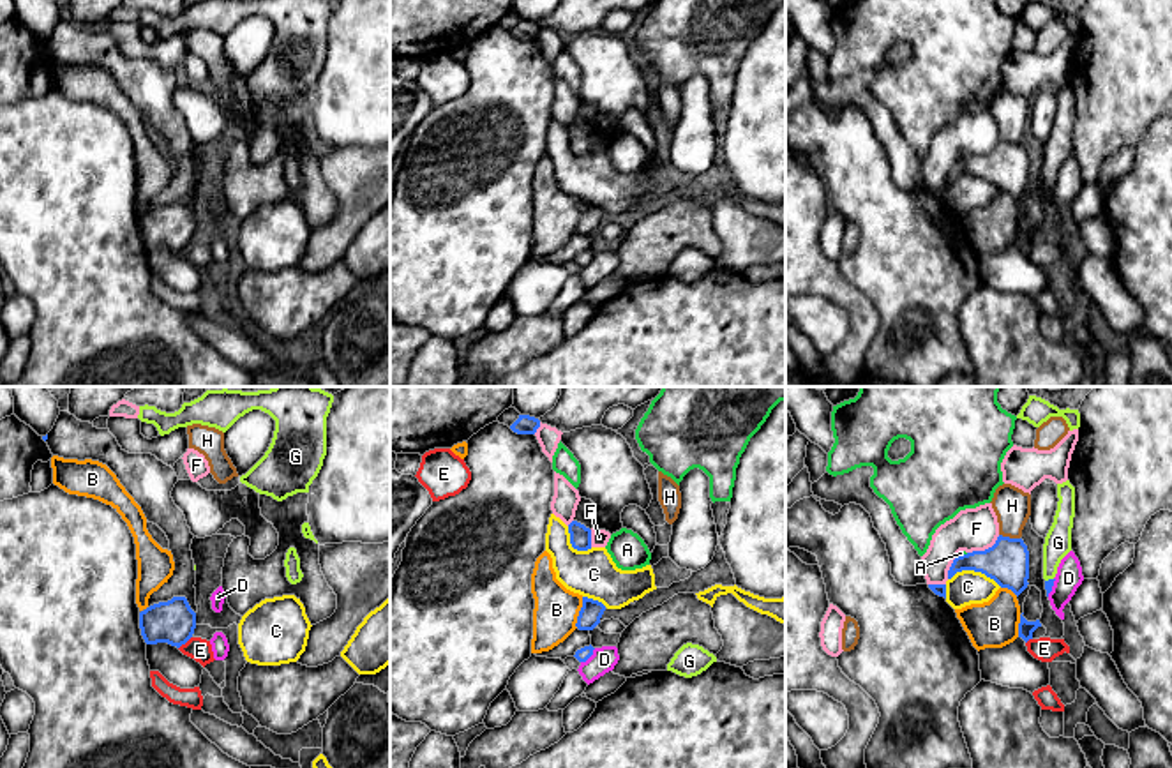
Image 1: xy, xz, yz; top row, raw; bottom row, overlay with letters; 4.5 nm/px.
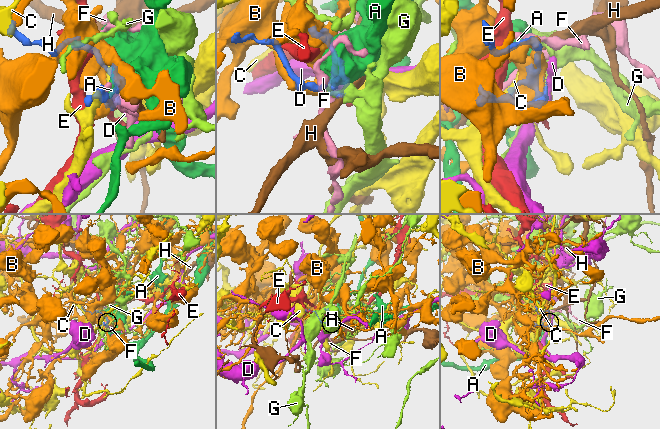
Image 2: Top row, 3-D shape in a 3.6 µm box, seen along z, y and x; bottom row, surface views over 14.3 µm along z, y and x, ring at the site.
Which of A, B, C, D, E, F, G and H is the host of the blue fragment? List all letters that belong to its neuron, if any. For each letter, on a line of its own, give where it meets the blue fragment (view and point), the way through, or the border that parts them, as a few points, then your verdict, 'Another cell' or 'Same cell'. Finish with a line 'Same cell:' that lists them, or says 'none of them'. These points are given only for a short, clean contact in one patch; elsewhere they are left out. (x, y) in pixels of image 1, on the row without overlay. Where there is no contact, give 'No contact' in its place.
A: Touches blue at yz (962, 159). Another cell
B: Touches blue at xz (579, 218). Another cell
C: Touches blue at yz (975, 175). Another cell
D: Touches blue at xz (588, 262). Boundary: xz (595, 253), (581, 267). Another cell
E: Touches blue at xy (184, 248). Boundary: xy (191, 240), (179, 253). Another cell
F: Touches blue at yz (985, 154). Another cell
G: Touches blue at yz (1049, 184). Path across: yz (1049, 188), (1049, 184), (1049, 170), (1058, 147). Same cell
H: Touches blue at yz (1010, 143). Another cell
Same cell: G

